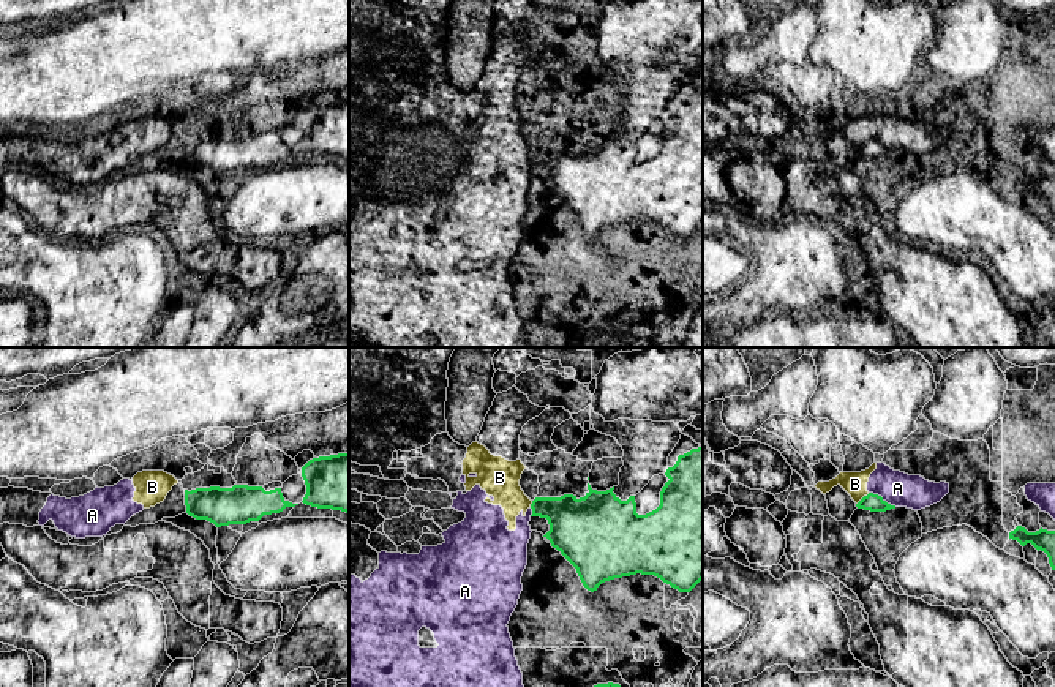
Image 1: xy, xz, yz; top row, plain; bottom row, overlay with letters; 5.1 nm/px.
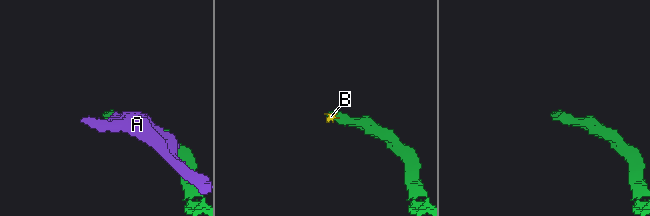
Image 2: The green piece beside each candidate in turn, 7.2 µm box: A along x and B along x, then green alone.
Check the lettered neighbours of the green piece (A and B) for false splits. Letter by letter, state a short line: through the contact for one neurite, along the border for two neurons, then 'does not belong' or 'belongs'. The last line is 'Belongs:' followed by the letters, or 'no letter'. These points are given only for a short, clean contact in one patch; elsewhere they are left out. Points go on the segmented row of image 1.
A: does not belong
B: line yz (869, 493), (856, 504); does not belong
Belongs: no letter

